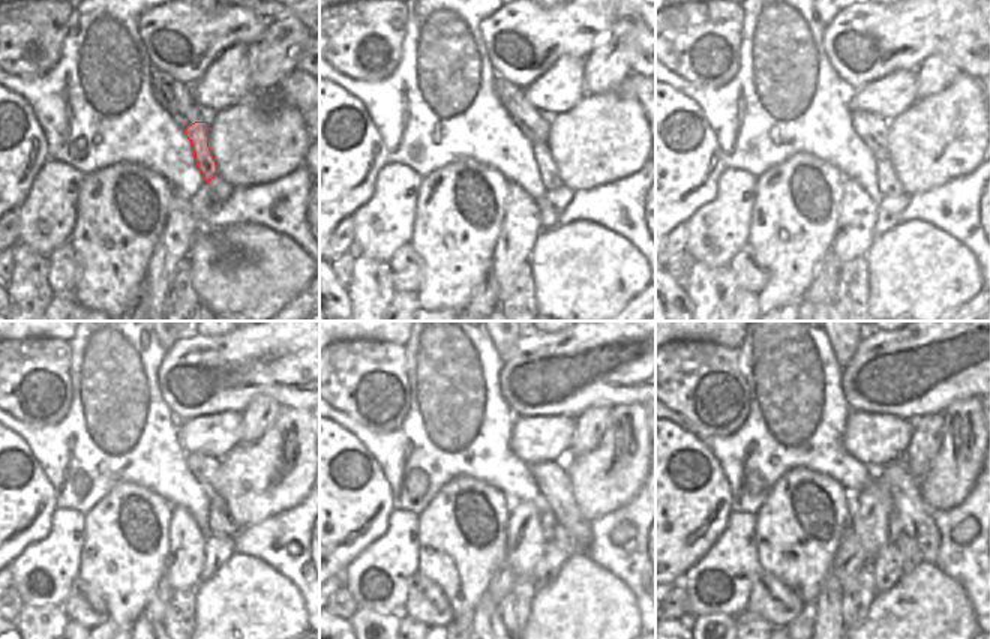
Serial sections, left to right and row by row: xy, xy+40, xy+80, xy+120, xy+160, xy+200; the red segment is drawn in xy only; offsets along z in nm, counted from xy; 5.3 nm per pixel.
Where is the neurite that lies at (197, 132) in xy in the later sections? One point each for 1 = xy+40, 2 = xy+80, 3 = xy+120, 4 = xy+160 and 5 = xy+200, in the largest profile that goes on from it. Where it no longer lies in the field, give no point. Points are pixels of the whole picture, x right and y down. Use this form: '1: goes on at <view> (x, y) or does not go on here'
1: goes on at xy+40 (551, 179)
2: goes on at xy+80 (888, 182)
3: goes on at xy+120 (219, 522)
4: goes on at xy+160 (560, 534)
5: goes on at xy+200 (911, 558)

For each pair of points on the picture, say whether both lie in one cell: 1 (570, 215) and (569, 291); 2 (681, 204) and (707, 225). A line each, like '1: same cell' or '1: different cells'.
1: different cells
2: different cells

